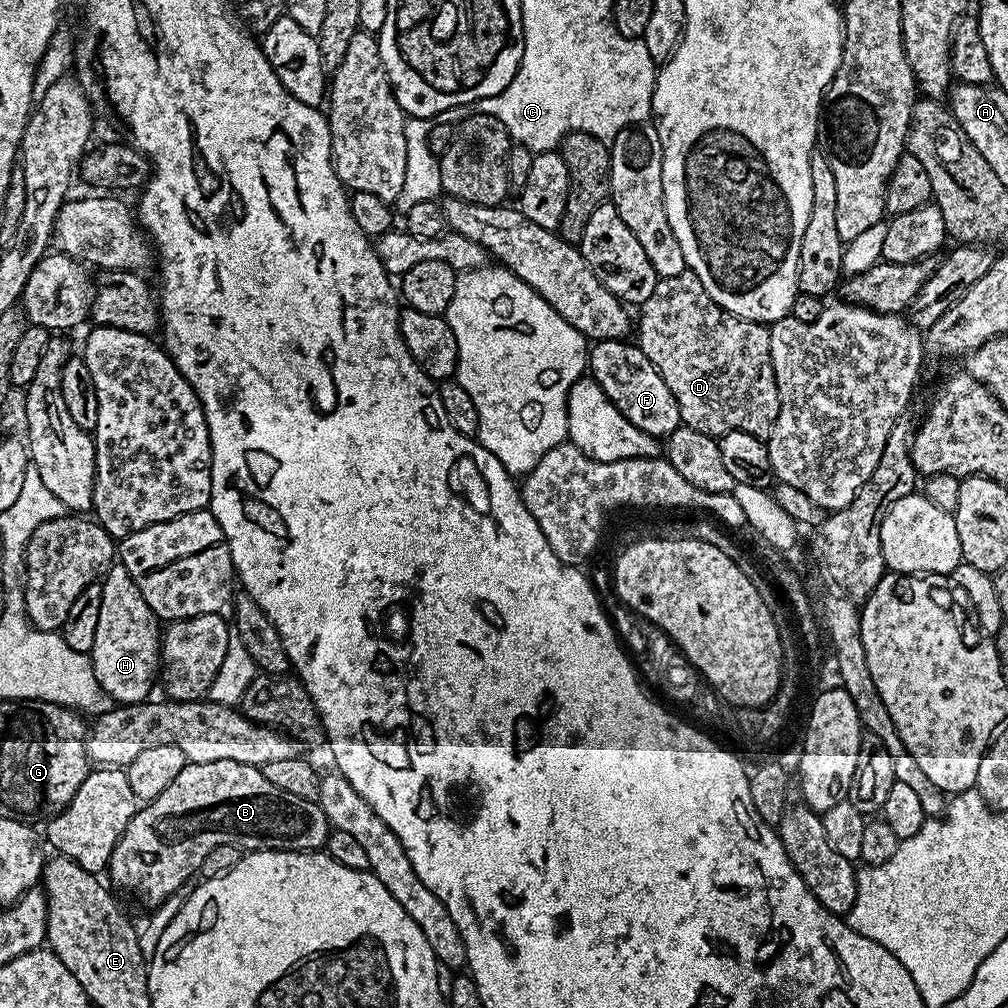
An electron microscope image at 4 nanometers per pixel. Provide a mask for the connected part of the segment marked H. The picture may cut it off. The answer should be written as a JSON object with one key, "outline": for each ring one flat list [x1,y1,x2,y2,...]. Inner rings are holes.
{"outline":[[116,562,104,573,100,584,102,610,98,610,98,631,90,653,92,669,105,697,112,696,117,705,142,704,149,699,148,691,158,680,162,624,146,606,146,598,134,586,134,578]]}

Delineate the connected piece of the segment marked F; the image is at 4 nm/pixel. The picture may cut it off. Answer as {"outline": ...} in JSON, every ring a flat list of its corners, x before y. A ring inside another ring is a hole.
{"outline":[[624,340,595,341,588,353,591,379,598,382,598,386,606,394,606,398,610,398,610,402,621,415,632,422,638,430,657,438,667,438,675,428,681,427,678,402,674,402,674,394,670,394,670,386,666,386,666,382,662,382,662,374,658,374,654,362,650,362,650,358,646,358,646,354,642,354,642,350,635,343,628,343]]}

